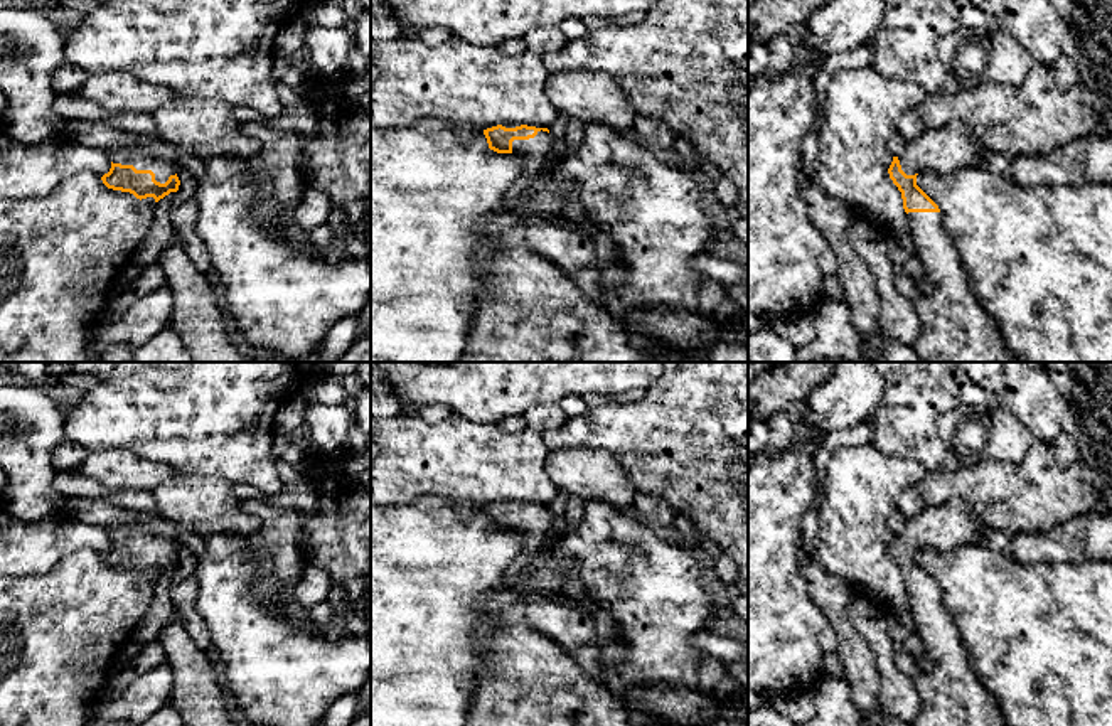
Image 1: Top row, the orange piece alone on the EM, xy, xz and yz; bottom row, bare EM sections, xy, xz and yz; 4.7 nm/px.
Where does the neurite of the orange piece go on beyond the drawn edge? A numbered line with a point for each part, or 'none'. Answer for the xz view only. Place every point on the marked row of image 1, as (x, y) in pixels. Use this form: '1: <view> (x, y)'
1: xz (534, 152)

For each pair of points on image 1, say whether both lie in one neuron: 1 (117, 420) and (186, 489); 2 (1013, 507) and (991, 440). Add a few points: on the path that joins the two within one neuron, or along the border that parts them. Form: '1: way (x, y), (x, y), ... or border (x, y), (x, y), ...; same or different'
1: border (186, 472), (214, 474), (224, 479); different
2: border (1033, 442), (1015, 464), (978, 460), (961, 465); different

